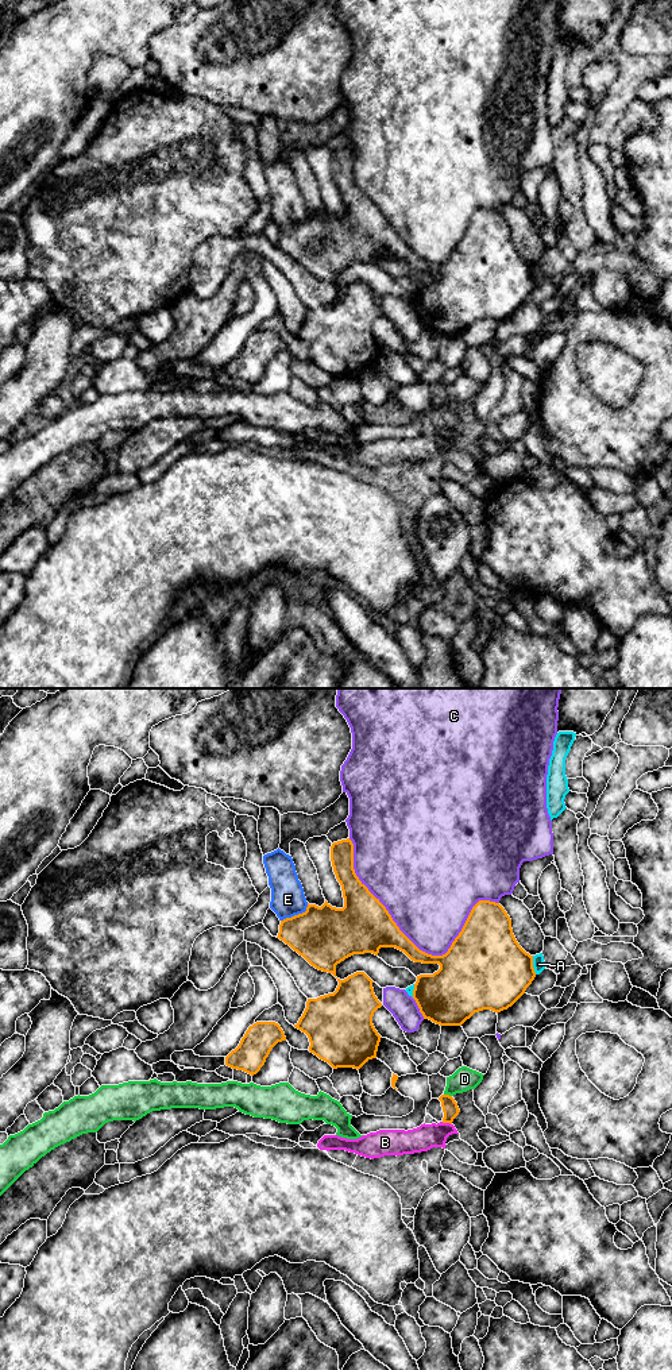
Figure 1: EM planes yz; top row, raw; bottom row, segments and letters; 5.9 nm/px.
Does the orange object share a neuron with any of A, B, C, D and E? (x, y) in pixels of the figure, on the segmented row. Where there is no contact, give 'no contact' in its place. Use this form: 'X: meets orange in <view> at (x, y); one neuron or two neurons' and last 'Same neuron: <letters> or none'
A: meets orange in yz at (532, 965); two neurons
B: meets orange in yz at (447, 1122); two neurons
C: meets orange in yz at (412, 942); two neurons
D: meets orange in yz at (448, 1095); two neurons
E: meets orange in yz at (296, 915); two neurons
Same neuron: none

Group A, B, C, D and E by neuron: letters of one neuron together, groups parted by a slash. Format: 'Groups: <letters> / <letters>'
Groups: A / B / C / D / E

